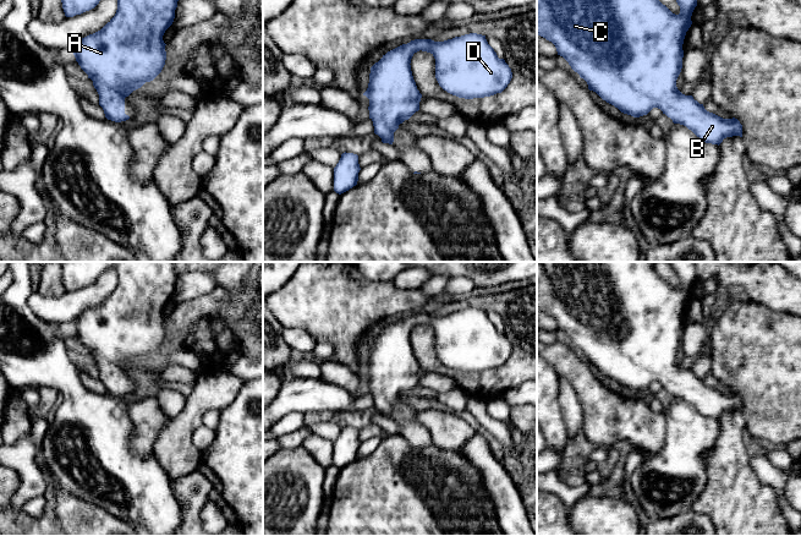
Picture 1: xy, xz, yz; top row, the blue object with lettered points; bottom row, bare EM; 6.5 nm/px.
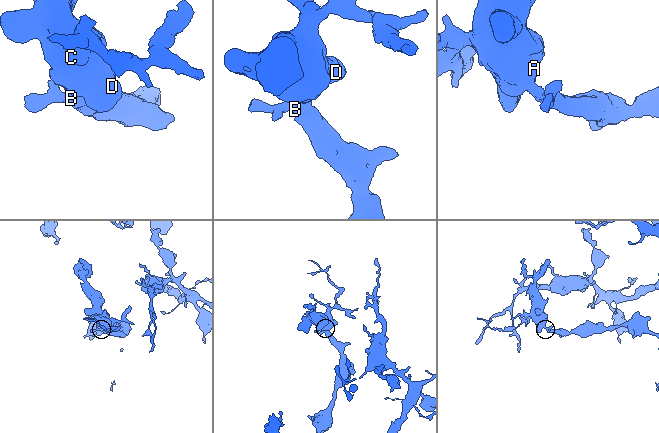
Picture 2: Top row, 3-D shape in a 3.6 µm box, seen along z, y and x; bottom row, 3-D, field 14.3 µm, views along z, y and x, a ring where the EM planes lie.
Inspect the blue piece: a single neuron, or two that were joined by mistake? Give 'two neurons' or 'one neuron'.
one neuron

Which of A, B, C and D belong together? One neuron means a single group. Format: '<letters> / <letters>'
A B C D

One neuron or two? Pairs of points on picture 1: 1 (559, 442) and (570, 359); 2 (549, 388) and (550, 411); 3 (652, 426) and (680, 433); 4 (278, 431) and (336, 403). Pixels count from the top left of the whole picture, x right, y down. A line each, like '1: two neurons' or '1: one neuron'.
1: two neurons
2: one neuron
3: two neurons
4: two neurons

